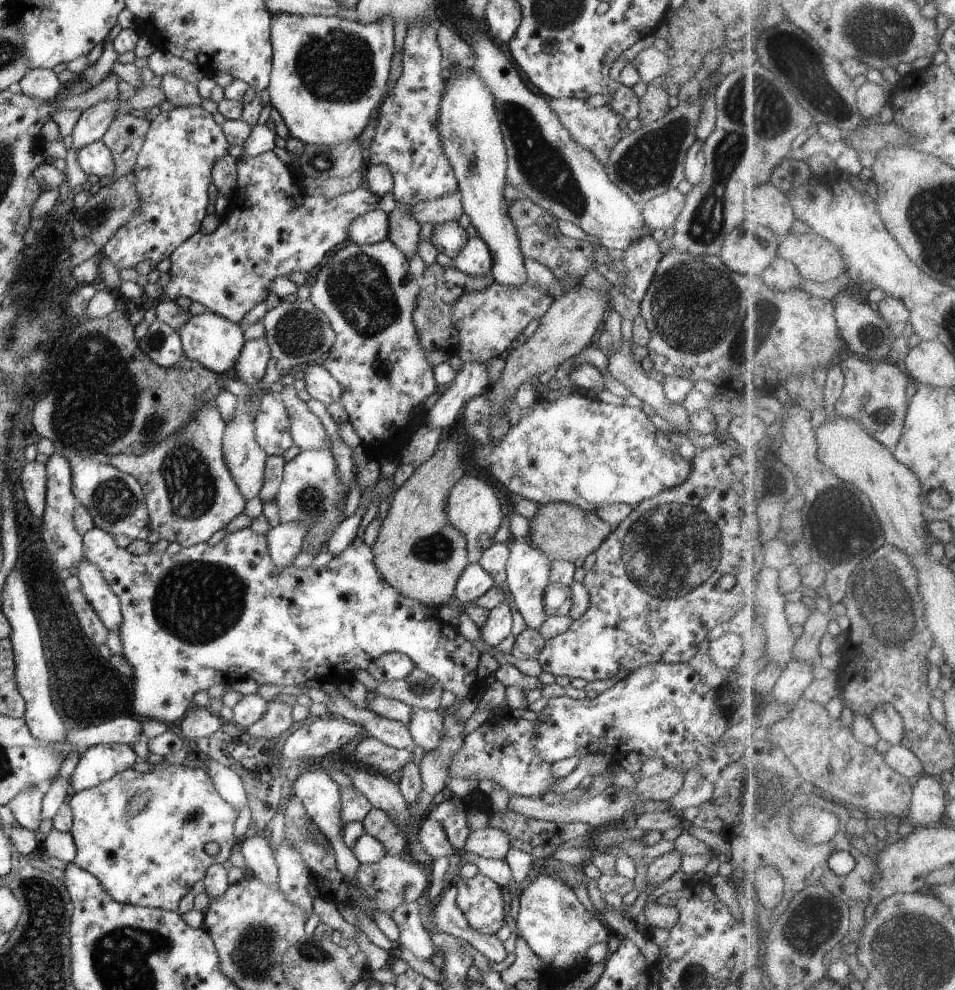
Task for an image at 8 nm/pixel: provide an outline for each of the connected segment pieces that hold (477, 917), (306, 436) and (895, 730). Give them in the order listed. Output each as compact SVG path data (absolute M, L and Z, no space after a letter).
M477 874L471 879L460 877L455 886L456 904L474 930L495 935L502 926L506 926L502 887L499 884Z
M284 386L280 394L290 415L293 444L302 451L328 449L331 452L330 437L322 421L300 400L294 386Z
M892 704L880 705L870 716L880 736L893 745L903 742L907 734L904 715Z

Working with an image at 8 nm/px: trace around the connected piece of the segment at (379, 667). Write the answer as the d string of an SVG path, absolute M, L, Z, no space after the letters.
M391 652L373 660L367 668L368 674L379 682L400 680L408 676L416 667L409 656L402 653Z

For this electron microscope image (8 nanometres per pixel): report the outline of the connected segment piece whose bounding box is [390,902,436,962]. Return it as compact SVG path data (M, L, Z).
M414 902L414 906L400 905L398 910L394 909L390 914L400 929L398 946L409 949L416 958L431 962L430 958L436 954L431 941L432 934L422 924L420 905Z

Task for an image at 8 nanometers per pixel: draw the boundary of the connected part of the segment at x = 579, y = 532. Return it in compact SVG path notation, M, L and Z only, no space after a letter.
M567 502L540 505L534 518L529 520L529 527L529 535L524 541L543 552L550 560L560 559L571 563L594 552L614 530L613 526L603 521L595 511L585 511Z

